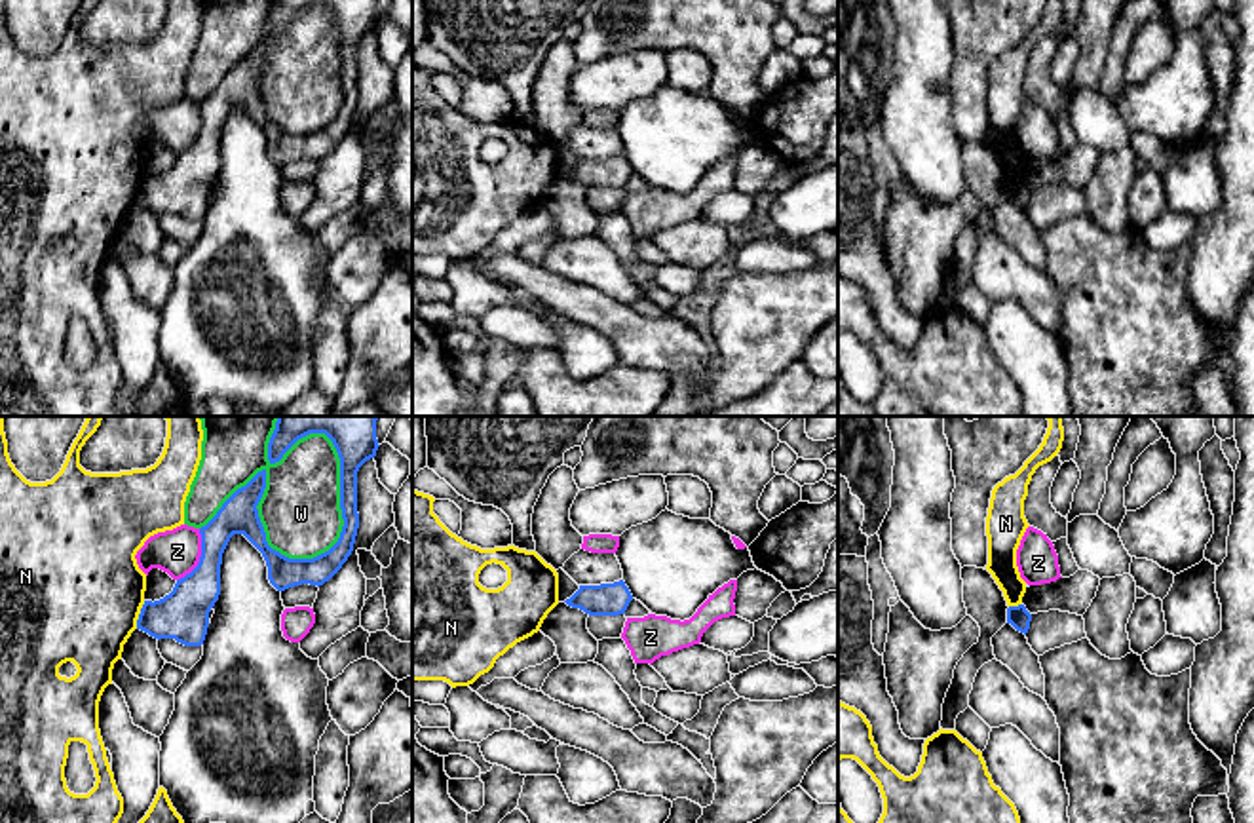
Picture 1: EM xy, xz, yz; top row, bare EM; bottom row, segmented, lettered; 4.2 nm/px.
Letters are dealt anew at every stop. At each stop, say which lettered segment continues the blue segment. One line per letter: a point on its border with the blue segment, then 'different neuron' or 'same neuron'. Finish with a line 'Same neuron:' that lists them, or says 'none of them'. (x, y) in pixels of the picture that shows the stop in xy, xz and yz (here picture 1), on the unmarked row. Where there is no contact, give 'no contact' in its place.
N: xy (139, 189) | different neuron
W: xy (282, 130) | different neuron
Z: xy (200, 132) | different neuron
Same neuron: none of them

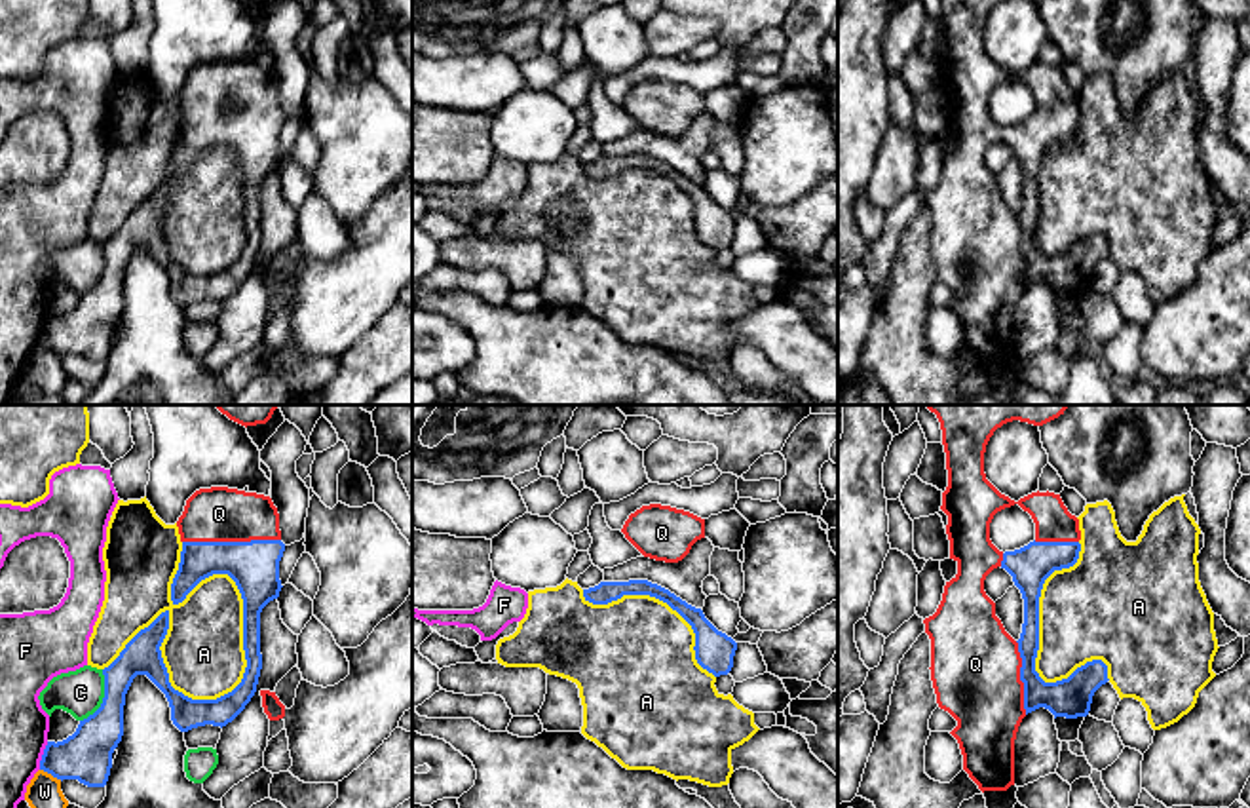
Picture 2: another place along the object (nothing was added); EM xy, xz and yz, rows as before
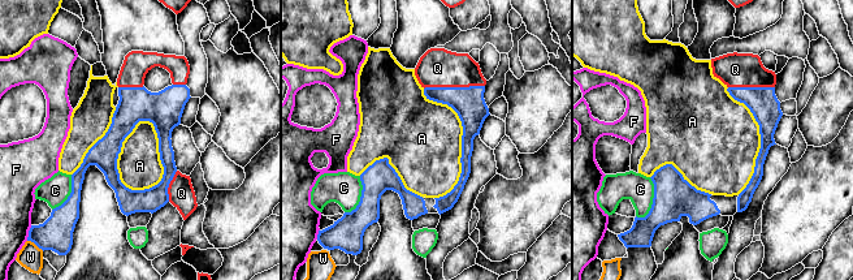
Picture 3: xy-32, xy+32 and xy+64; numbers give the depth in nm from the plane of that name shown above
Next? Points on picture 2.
A: xy (185, 270) | different neuron
C: xy (103, 272) | different neuron
F: xy (42, 329) | different neuron
Q: xy (230, 116) | same neuron
W: xy (52, 348) | different neuron
Same neuron: Q

